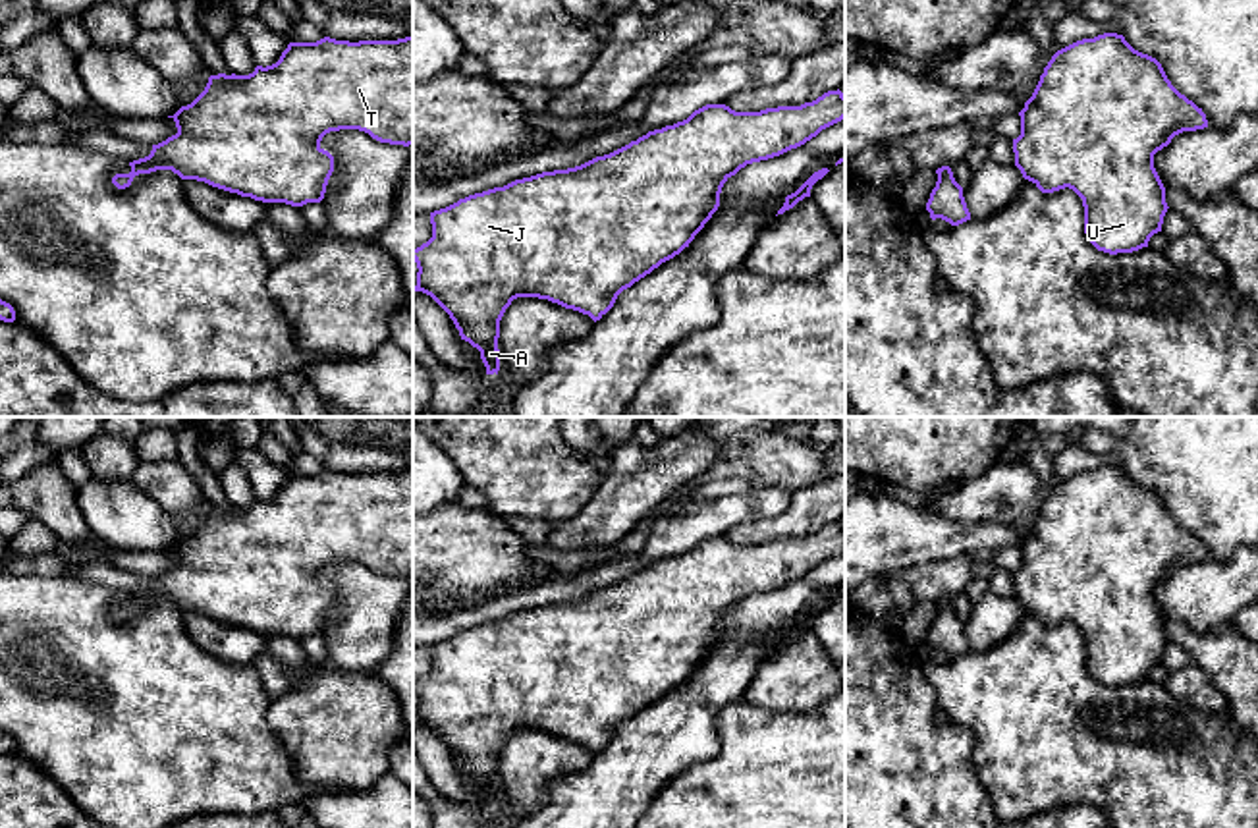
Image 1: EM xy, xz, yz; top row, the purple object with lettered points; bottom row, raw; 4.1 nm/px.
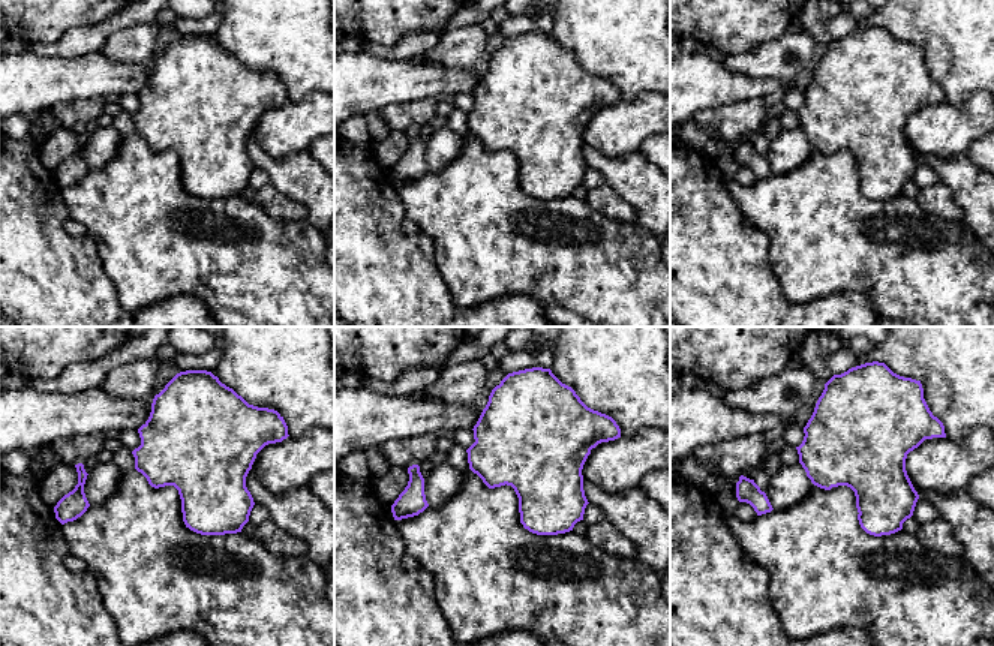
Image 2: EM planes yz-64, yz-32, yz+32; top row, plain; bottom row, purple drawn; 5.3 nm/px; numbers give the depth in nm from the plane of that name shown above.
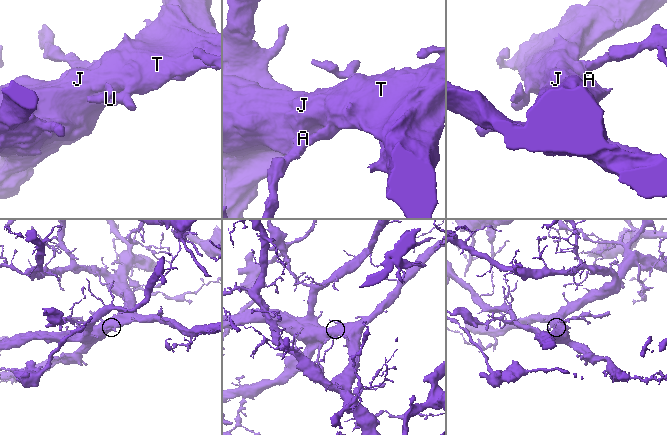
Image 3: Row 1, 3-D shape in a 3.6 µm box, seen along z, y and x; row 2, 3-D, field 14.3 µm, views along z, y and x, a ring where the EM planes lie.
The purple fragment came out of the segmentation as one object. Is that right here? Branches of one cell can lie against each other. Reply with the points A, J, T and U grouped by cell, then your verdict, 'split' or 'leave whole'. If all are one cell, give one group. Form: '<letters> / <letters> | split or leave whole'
A J T U | leave whole

